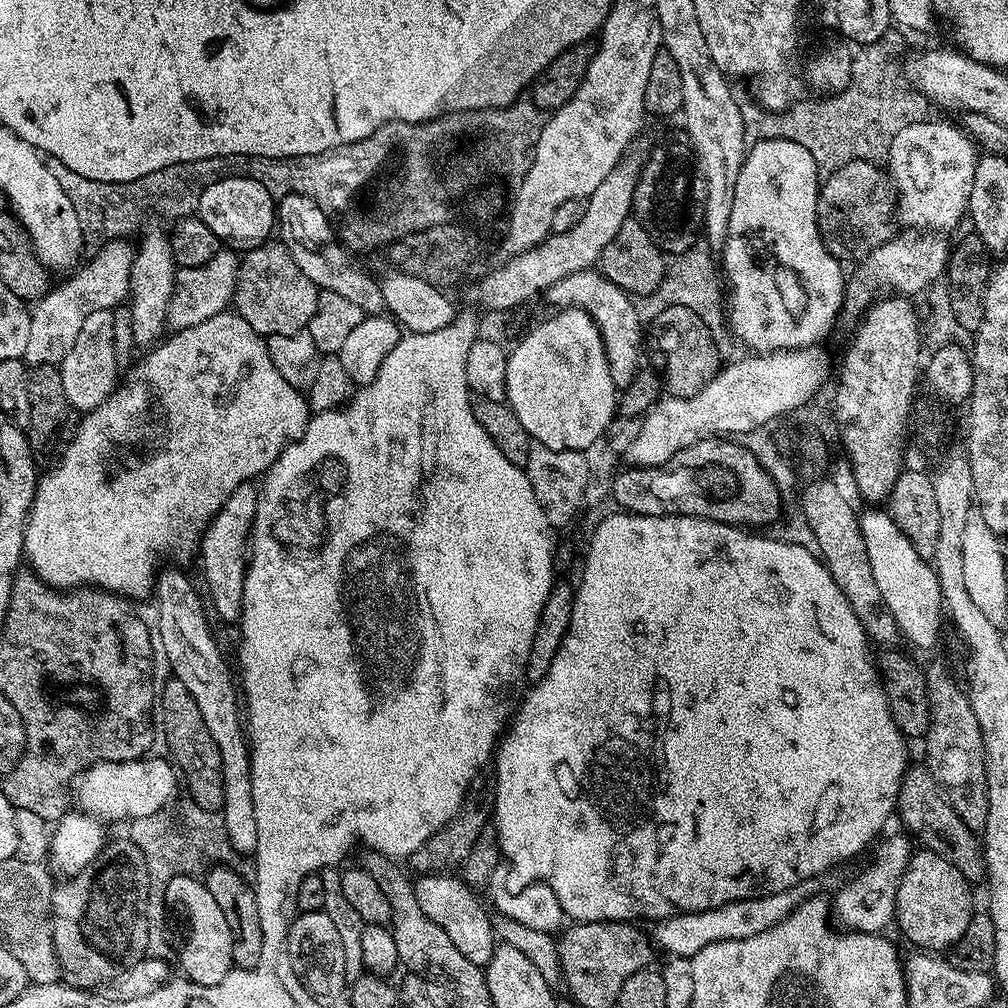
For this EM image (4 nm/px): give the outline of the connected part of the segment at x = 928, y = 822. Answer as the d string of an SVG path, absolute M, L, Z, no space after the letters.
M912 766L905 772L904 781L896 799L896 812L898 820L900 816L901 822L924 843L921 845L927 851L938 854L942 858L946 858L946 862L958 866L958 870L962 870L962 874L968 879L969 884L976 886L979 885L979 880L981 883L985 879L984 850L977 833L972 832L966 826L966 822L962 822L962 818L958 818L958 814L954 814L954 806L950 806L943 788L933 778L927 767Z

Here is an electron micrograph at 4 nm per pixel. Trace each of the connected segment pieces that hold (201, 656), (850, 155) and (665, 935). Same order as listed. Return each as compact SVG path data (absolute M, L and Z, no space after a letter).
M168 568L165 572L163 569L156 577L155 600L156 624L154 620L154 628L158 633L159 647L160 644L164 647L164 656L168 659L169 666L172 667L171 675L178 682L182 682L182 686L186 686L190 694L194 694L194 702L198 705L198 711L202 713L202 719L206 721L206 727L210 730L211 736L214 737L214 743L218 746L218 754L222 754L222 786L224 787L222 815L226 826L226 838L230 838L230 846L235 852L239 852L241 857L251 857L258 846L258 821L254 818L254 798L252 797L252 757L246 728L242 723L242 702L238 697L238 684L234 679L233 669L232 672L228 669L228 664L224 661L224 656L220 653L220 648L216 645L211 630L208 629L208 616L204 613L205 601L202 596L202 601L200 601L200 596L196 593L195 586L188 581L186 573L179 572L176 568Z
M868 46L855 53L852 62L852 80L845 86L842 92L829 95L824 100L808 100L805 104L793 103L783 110L773 110L764 107L755 99L740 100L740 113L744 123L744 135L749 141L757 140L790 140L806 146L810 154L814 154L816 169L822 174L835 172L836 169L846 166L846 162L855 160L870 160L880 162L885 159L890 150L890 142L898 130L910 126L914 122L922 122L929 119L929 101L925 100L919 92L907 90L903 92L900 88L892 85L888 77L888 52L884 46Z
M803 880L798 886L790 890L782 890L778 894L770 894L762 898L746 898L701 912L679 912L677 916L666 918L655 925L655 943L659 947L661 944L668 951L669 957L691 958L694 954L698 954L698 950L702 950L702 946L708 946L714 942L752 938L762 930L770 930L770 926L778 926L778 922L782 922L782 918L789 916L803 900L809 900L811 896L817 895L816 886L818 886L816 880Z

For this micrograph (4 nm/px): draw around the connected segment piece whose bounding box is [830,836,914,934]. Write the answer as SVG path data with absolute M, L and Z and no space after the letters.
M900 836L883 840L879 841L881 844L876 852L876 860L870 861L845 888L838 889L836 901L834 899L831 901L830 912L837 925L855 932L880 934L885 931L884 927L887 924L891 925L895 921L898 882L902 882L902 874L906 870L914 848Z

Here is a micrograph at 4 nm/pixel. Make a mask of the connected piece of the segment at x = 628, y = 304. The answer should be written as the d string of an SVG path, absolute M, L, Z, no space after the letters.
M595 267L582 270L578 274L570 274L562 278L562 282L554 282L546 293L546 299L556 304L557 309L581 308L594 318L602 334L602 342L606 350L606 358L610 366L610 378L617 390L626 389L635 380L637 372L642 368L640 362L640 343L645 343L646 328L640 325L640 312L636 309L637 301L629 293L622 291L614 282L610 282Z

